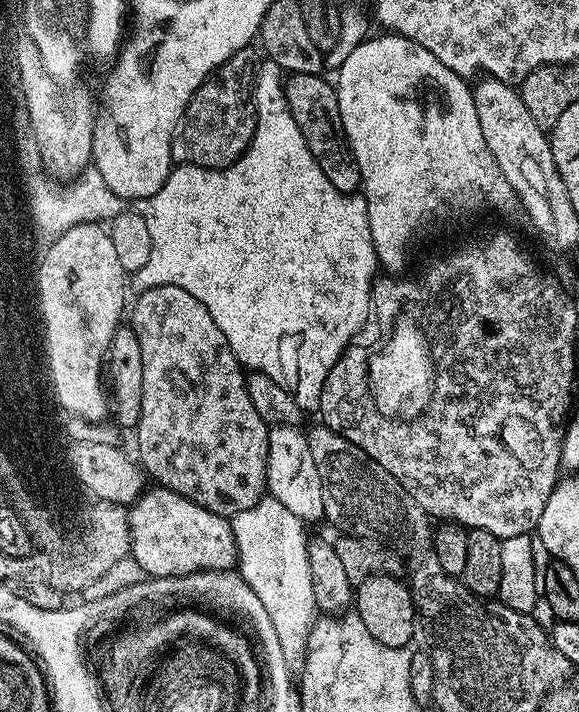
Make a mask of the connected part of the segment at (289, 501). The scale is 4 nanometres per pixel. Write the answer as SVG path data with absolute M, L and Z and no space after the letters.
M284 424L281 428L275 426L268 429L268 475L267 491L271 499L282 502L286 510L305 522L316 520L325 515L324 495L322 486L324 483L318 478L318 466L314 466L314 458L310 454L308 437L303 431Z

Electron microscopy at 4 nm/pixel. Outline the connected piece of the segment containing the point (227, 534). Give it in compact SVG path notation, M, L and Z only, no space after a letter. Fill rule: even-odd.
M159 486L153 487L153 492L141 495L140 499L131 505L128 524L131 543L131 556L142 566L149 577L184 576L194 572L227 572L235 569L238 564L236 554L236 539L232 533L232 525L219 512L195 504L176 492Z

